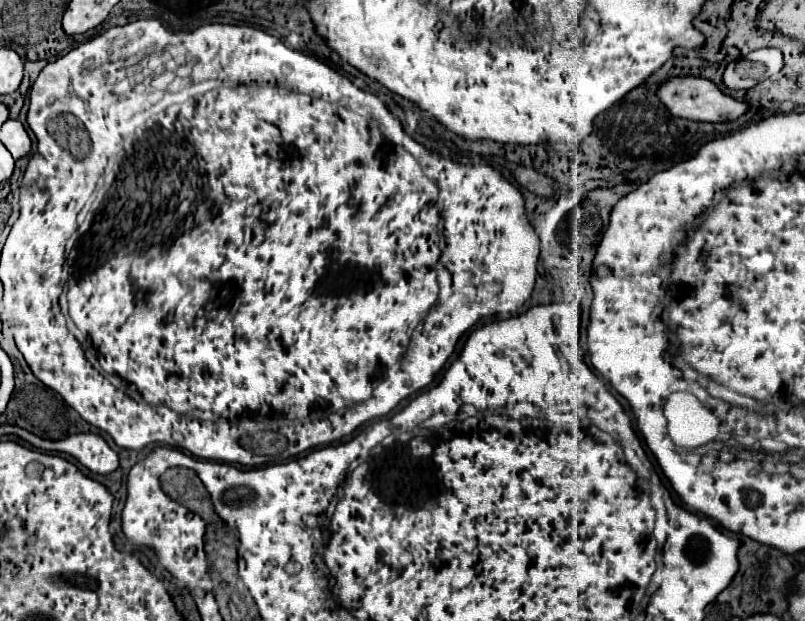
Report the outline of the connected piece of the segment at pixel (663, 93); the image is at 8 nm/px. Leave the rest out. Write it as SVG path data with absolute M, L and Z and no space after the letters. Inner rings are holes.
M689 75L669 77L659 85L657 97L673 117L683 117L683 119L691 119L691 121L711 121L711 123L735 121L747 111L745 103L735 101L733 97L721 93L715 83L711 83L709 79L703 79L703 77L689 77Z

